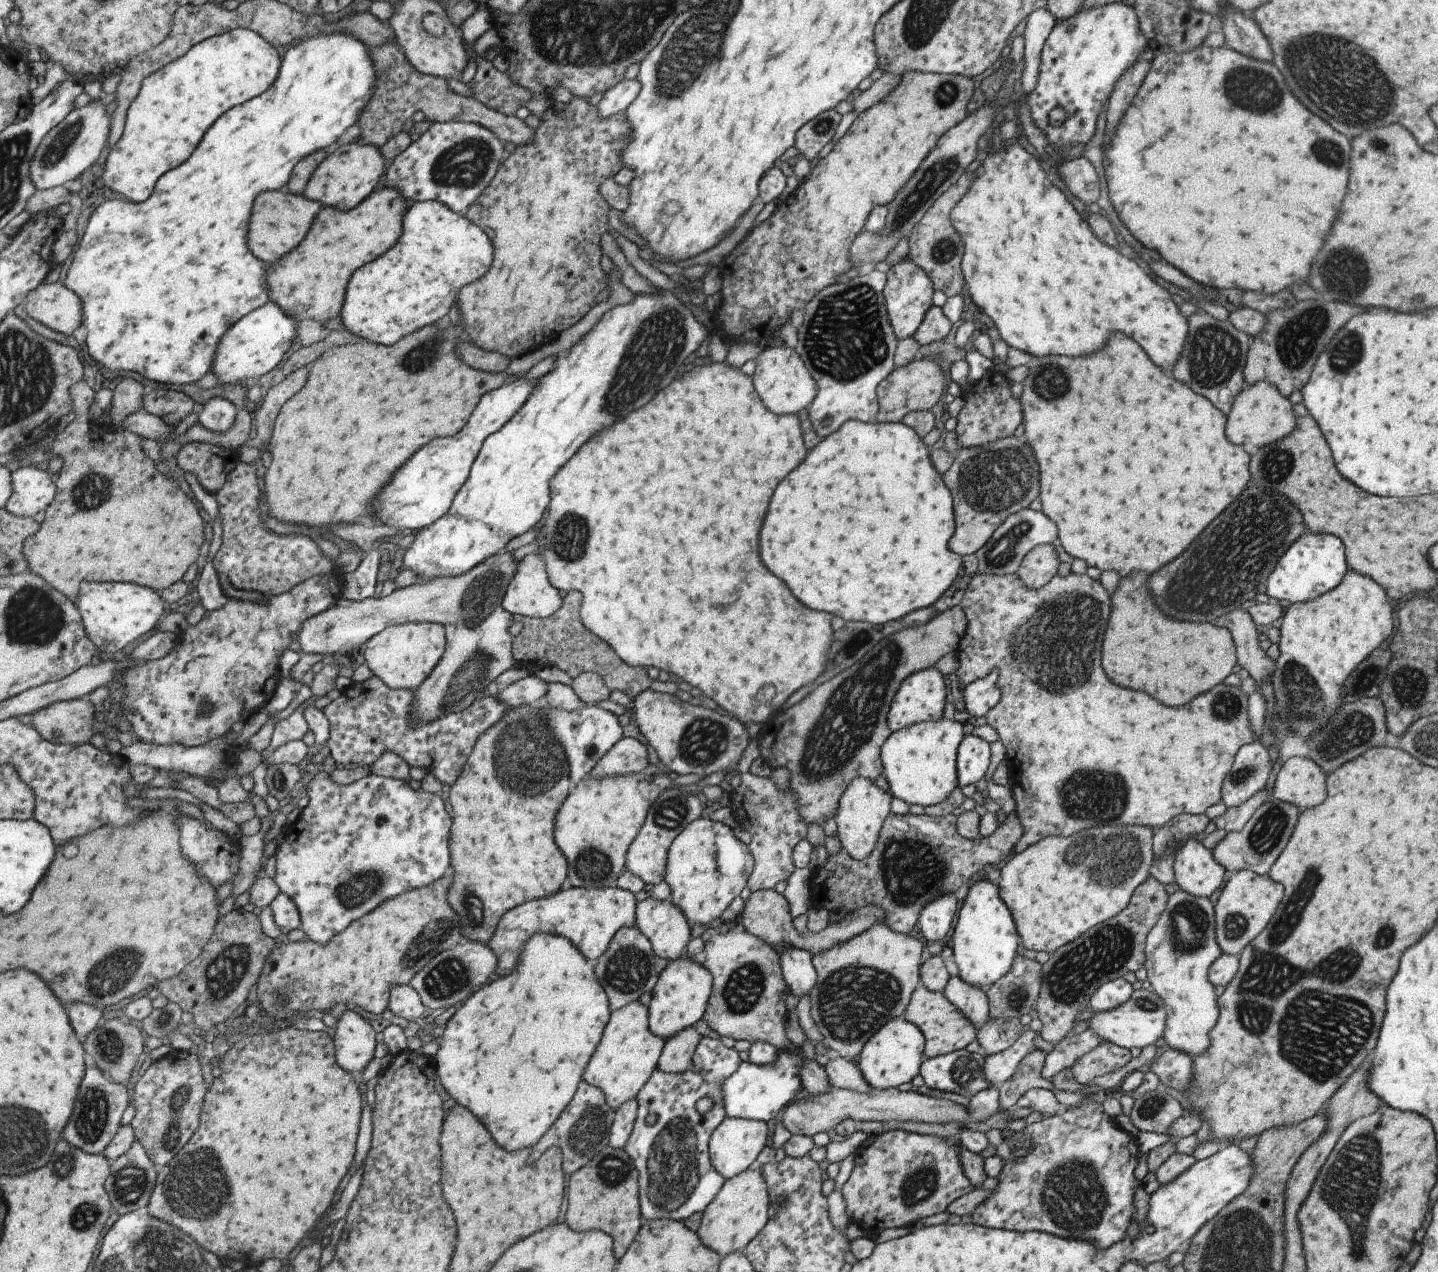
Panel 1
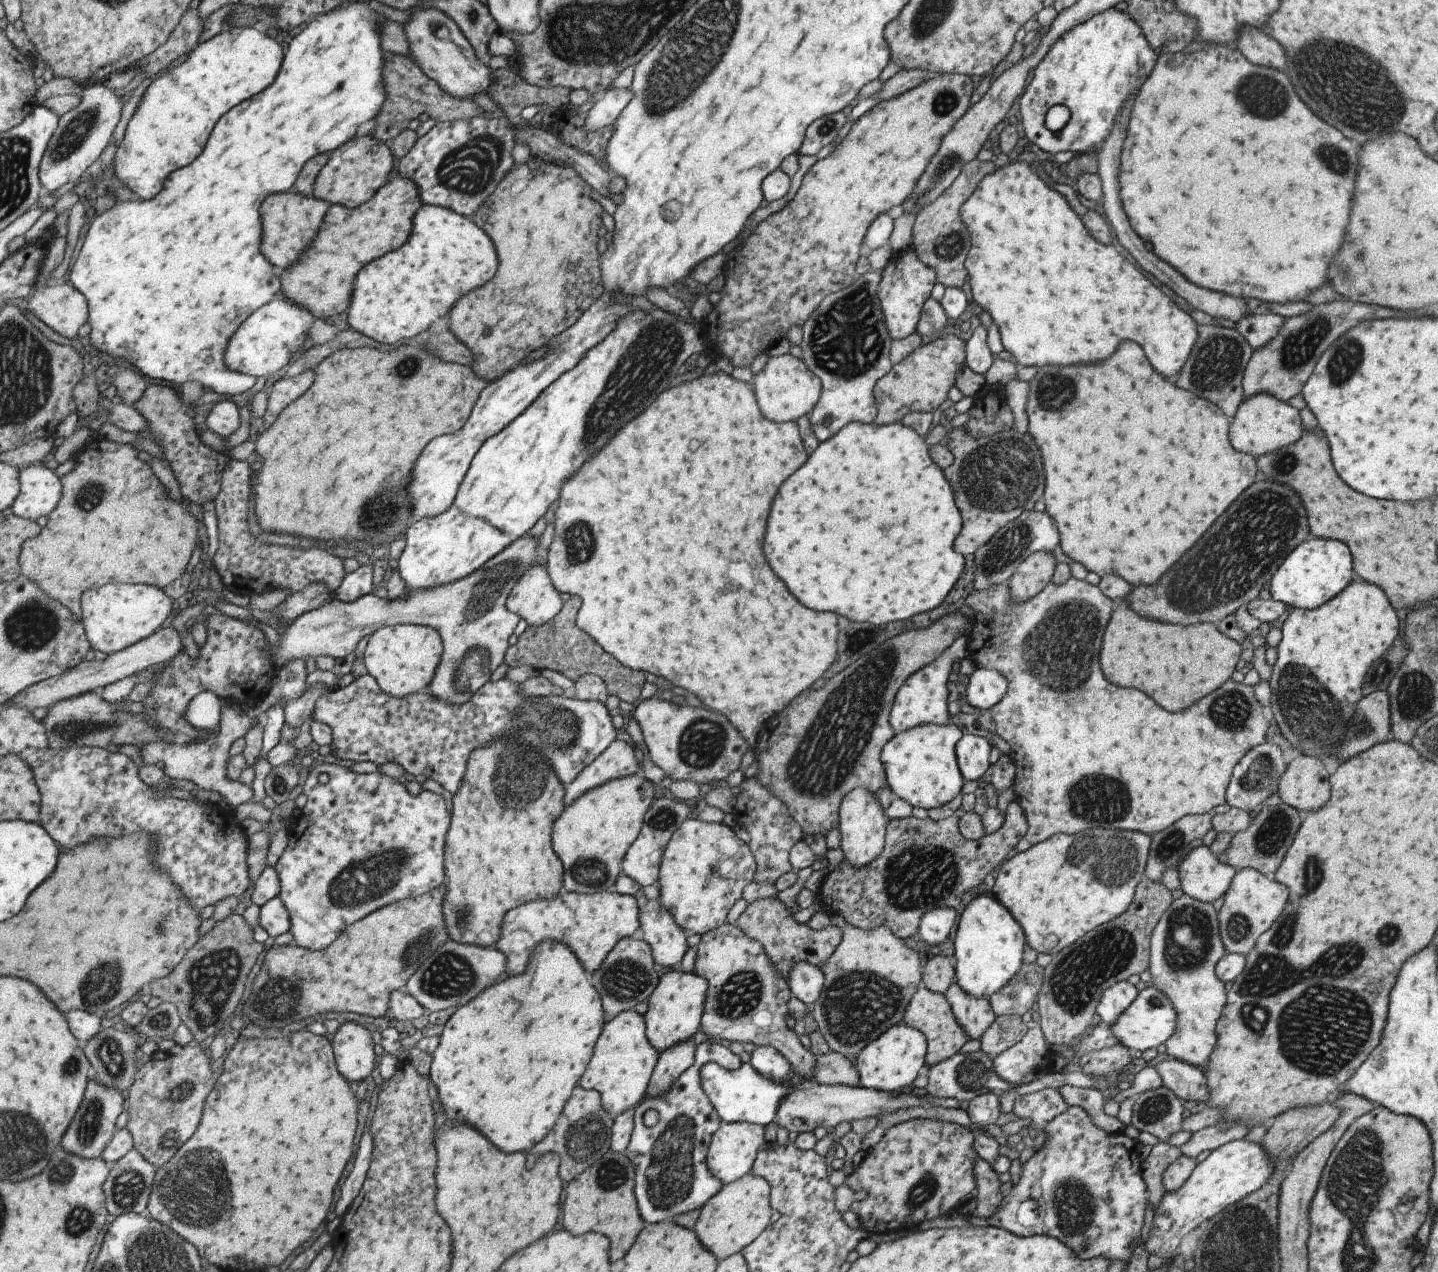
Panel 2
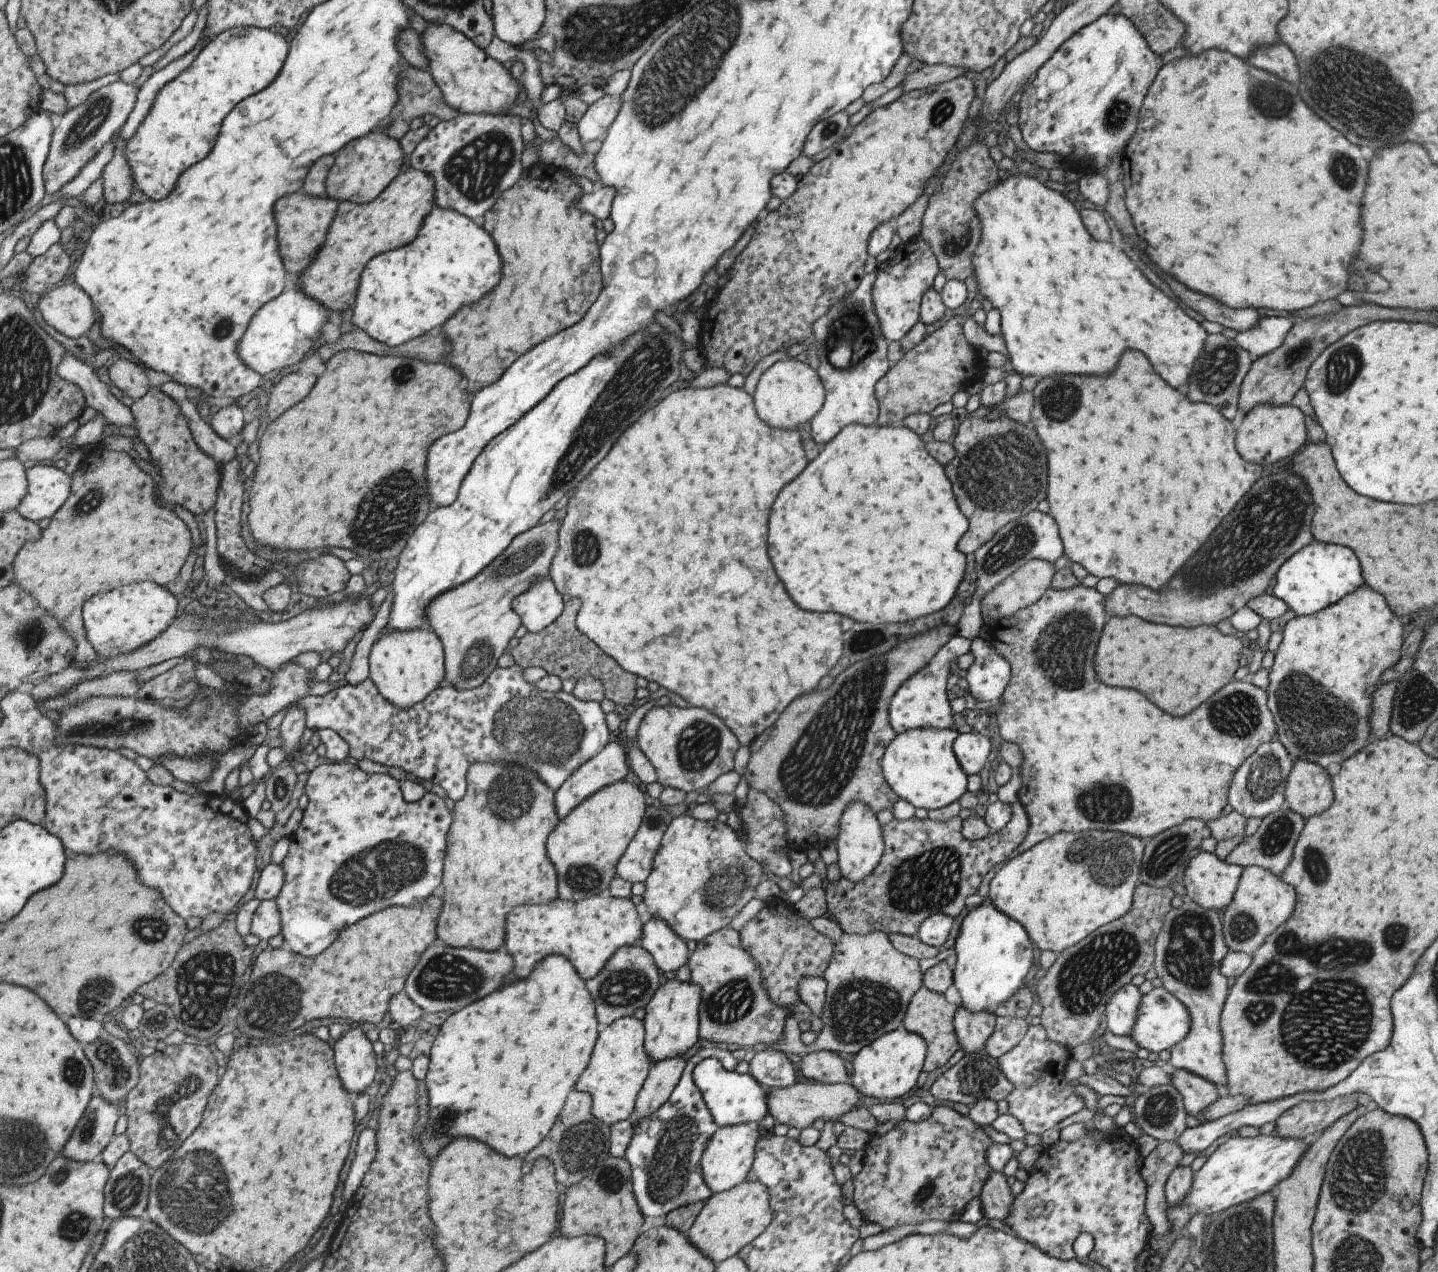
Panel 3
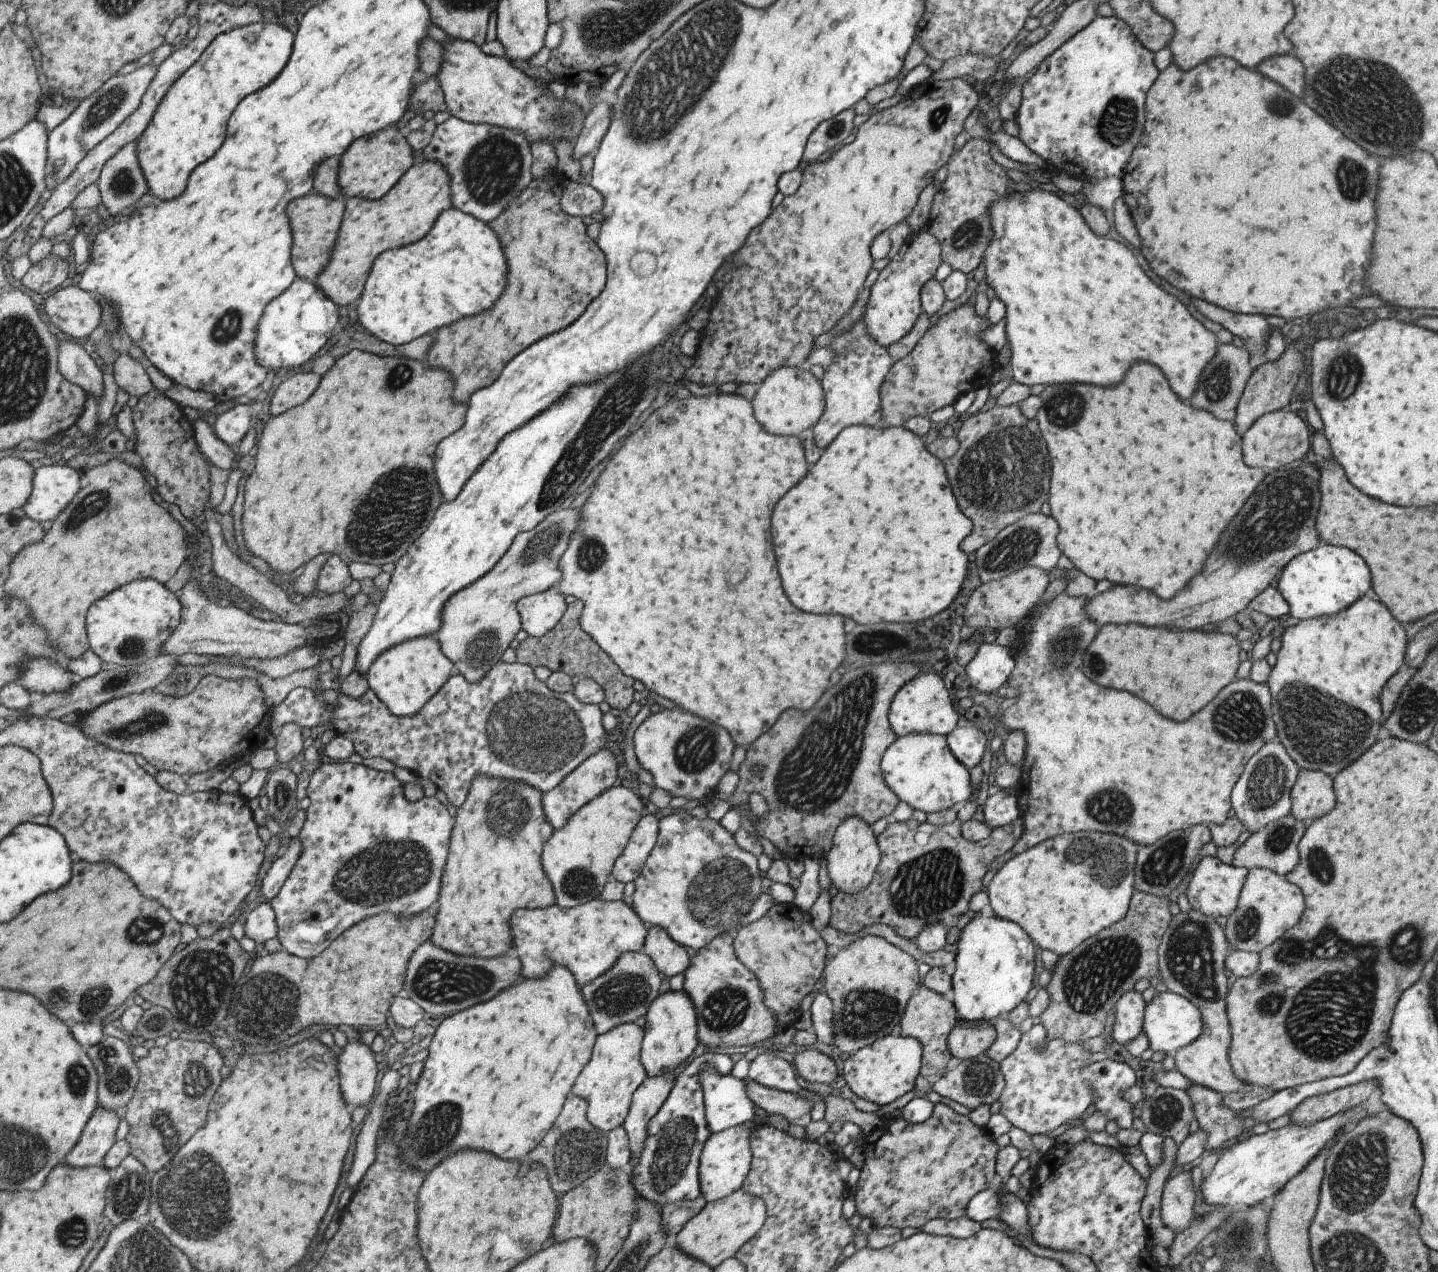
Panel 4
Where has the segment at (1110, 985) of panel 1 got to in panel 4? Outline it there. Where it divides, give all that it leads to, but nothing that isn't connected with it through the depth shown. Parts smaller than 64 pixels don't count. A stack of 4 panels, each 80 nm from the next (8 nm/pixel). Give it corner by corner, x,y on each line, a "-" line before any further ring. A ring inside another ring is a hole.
1129,990
1115,1002
1114,1022
1111,1026
1111,1037
1114,1042
1125,1046
1140,1034
1144,1016
1142,994

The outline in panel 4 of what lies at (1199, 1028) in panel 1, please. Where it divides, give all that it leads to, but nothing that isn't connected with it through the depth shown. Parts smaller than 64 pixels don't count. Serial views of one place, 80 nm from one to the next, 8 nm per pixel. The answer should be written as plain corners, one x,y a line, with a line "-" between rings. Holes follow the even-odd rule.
1192,909
1171,916
1167,929
1161,936
1157,957
1160,979
1167,990
1187,998
1199,1010
1203,1020
1199,1038
1173,1054
1175,1069
1193,1084
1209,1088
1220,1096
1245,1092
1250,1088
1249,1084
1243,1084
1243,1080
1233,1076
1227,1057
1231,1034
1225,1016
1225,998
1231,978
1224,969
1227,942
1222,921
1203,916

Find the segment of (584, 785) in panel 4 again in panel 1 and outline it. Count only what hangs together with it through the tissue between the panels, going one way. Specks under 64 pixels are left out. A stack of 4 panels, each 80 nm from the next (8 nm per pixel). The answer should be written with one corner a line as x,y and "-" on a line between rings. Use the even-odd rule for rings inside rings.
635,738
617,740
606,754
589,770
587,778
607,778
638,774
648,766
647,748

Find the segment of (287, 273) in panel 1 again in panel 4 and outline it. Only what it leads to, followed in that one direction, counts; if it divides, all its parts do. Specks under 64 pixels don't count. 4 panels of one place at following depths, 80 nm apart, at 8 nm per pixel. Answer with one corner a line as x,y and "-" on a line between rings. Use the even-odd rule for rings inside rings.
423,161
415,164
399,180
399,184
380,200
349,196
346,204
347,212
335,254
315,284
333,302
337,302
337,306
348,307
363,298
369,274
381,254
423,240
431,232
431,226
435,226
439,214
451,208
451,178
445,166

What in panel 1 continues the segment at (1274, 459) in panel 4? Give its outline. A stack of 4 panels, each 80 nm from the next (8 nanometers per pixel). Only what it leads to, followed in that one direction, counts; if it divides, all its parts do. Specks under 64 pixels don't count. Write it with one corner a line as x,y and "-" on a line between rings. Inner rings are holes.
1255,382
1237,392
1231,410
1226,415
1225,436
1233,444
1241,444
1247,454
1253,454
1259,446
1279,442
1295,430
1295,417
1288,398
1283,397
1269,382

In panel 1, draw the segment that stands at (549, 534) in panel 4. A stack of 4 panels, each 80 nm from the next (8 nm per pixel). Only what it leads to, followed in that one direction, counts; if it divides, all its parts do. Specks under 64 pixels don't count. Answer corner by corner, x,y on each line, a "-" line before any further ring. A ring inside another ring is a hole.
502,550
469,572
453,578
433,578
416,583
393,591
385,598
355,602
340,598
331,609
303,622
294,649
301,655
325,654
329,659
336,654
351,654
390,625
433,622
443,626
446,638
444,656
423,685
414,690
418,697
415,710
411,710
411,718
415,720
411,722
425,726
433,718
437,720
445,714
467,708
489,682
495,681
501,672
517,666
511,658
513,638
508,632
512,615
500,606
517,564
519,561
514,560
512,551

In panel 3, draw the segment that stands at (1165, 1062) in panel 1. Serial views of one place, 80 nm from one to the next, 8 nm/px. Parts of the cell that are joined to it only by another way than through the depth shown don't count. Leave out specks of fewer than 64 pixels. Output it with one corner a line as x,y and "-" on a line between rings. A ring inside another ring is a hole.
1175,1068
1168,1070
1170,1085
1181,1096
1186,1112
1203,1120
1200,1112
1220,1096
1220,1088
1192,1072

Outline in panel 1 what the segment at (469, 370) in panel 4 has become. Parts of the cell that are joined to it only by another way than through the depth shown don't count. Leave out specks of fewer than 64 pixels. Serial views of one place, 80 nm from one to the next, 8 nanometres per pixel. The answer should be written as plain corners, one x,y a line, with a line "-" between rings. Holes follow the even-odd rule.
573,97
567,104
549,101
549,106
541,114
539,126
533,130
533,138
527,144
515,146
511,154
505,155
497,172
491,178
491,182
487,184
487,188
483,190
478,200
463,213
471,223
483,226
483,230
487,230
487,238
491,240
491,246
493,246
491,270
487,270
487,274
483,278
479,278
479,282
471,282
471,286
467,286
467,290
463,290
463,294
460,293
457,298
464,321
467,324
471,323
469,328
465,328
465,332
469,334
469,340
475,342
479,348
495,354
503,354
503,358
509,358
509,360
522,356
529,350
550,342
553,338
562,336
565,330
582,320
591,306
595,304
596,295
606,285
605,274
599,266
599,238
607,230
607,214
610,213
610,207
599,194
599,184
602,184
605,178
614,178
615,174
621,170
619,150
627,144
631,130
627,126
627,120
623,118
623,113
613,114
609,118
599,118
595,106
591,106
587,100
588,98
585,97

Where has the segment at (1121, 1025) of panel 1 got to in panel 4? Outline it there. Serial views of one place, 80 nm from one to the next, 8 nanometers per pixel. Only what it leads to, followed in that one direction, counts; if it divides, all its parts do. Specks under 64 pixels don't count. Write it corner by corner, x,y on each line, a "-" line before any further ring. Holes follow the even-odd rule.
1170,991
1156,992
1155,996
1147,1002
1141,1031
1145,1032
1147,1042
1149,1042
1149,1049
1152,1051
1159,1050
1159,1052
1174,1054
1179,1048
1183,1048
1189,1042
1197,1040
1201,1030
1203,1030
1201,1014
1187,998
1183,998
1183,996

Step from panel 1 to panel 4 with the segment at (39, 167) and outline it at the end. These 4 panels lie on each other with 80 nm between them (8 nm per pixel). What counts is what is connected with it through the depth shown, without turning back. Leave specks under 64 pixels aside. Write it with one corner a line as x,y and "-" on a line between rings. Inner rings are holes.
148,63
130,74
112,77
100,90
85,98
73,114
51,132
51,158
47,168
53,190
75,173
75,168
87,157
87,152
94,150
109,134
114,134
142,106
159,67

